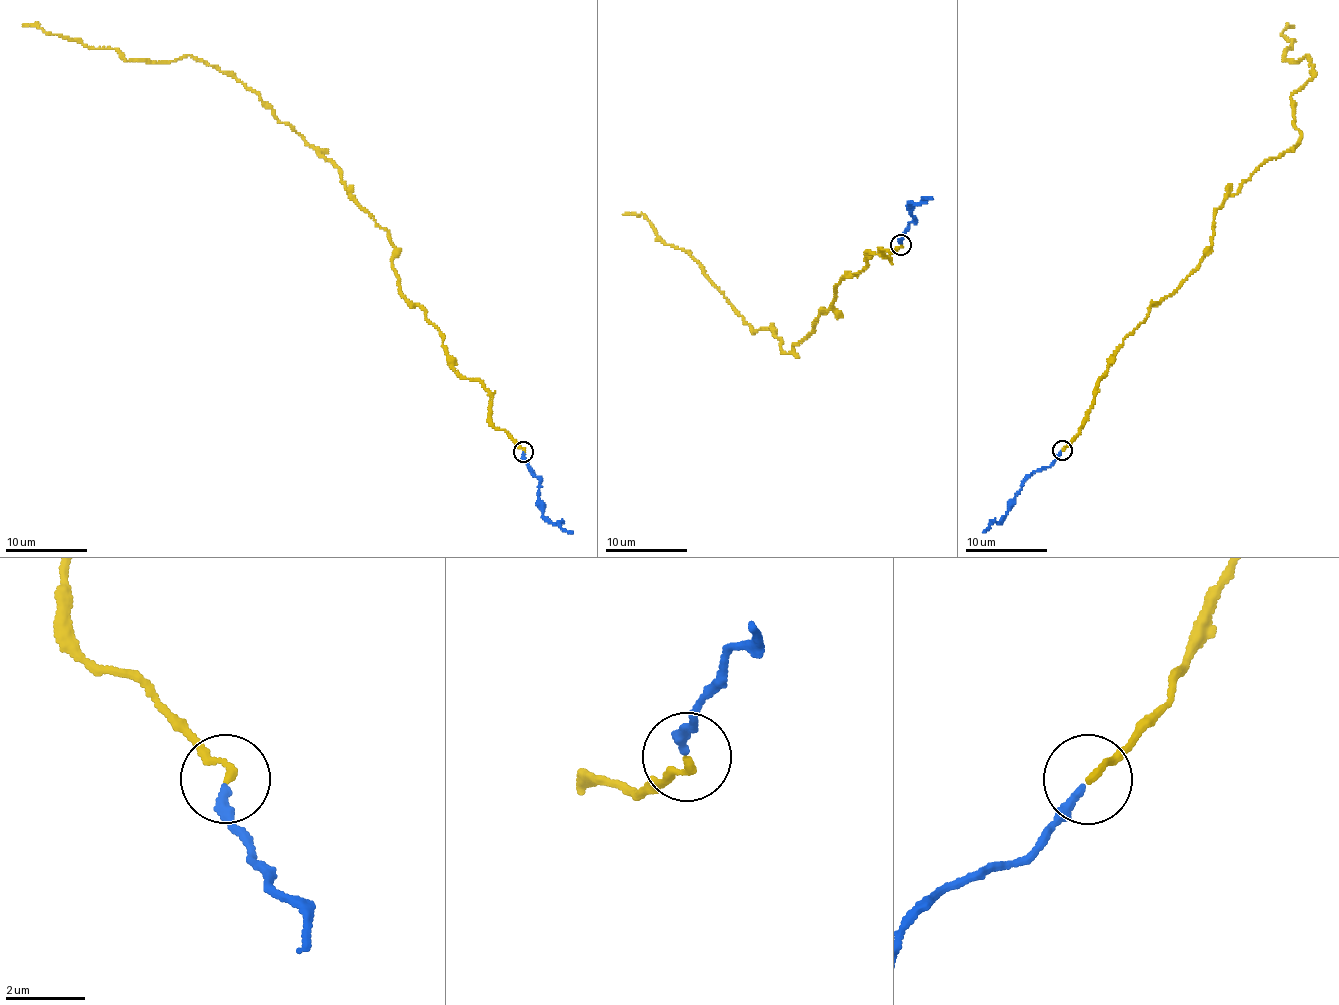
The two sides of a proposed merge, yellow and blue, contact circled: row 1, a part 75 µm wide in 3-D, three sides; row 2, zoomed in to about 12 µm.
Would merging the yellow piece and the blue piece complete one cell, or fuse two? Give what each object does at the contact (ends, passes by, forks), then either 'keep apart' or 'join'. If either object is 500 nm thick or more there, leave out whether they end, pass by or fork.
yellow ends there; blue ends there; join

